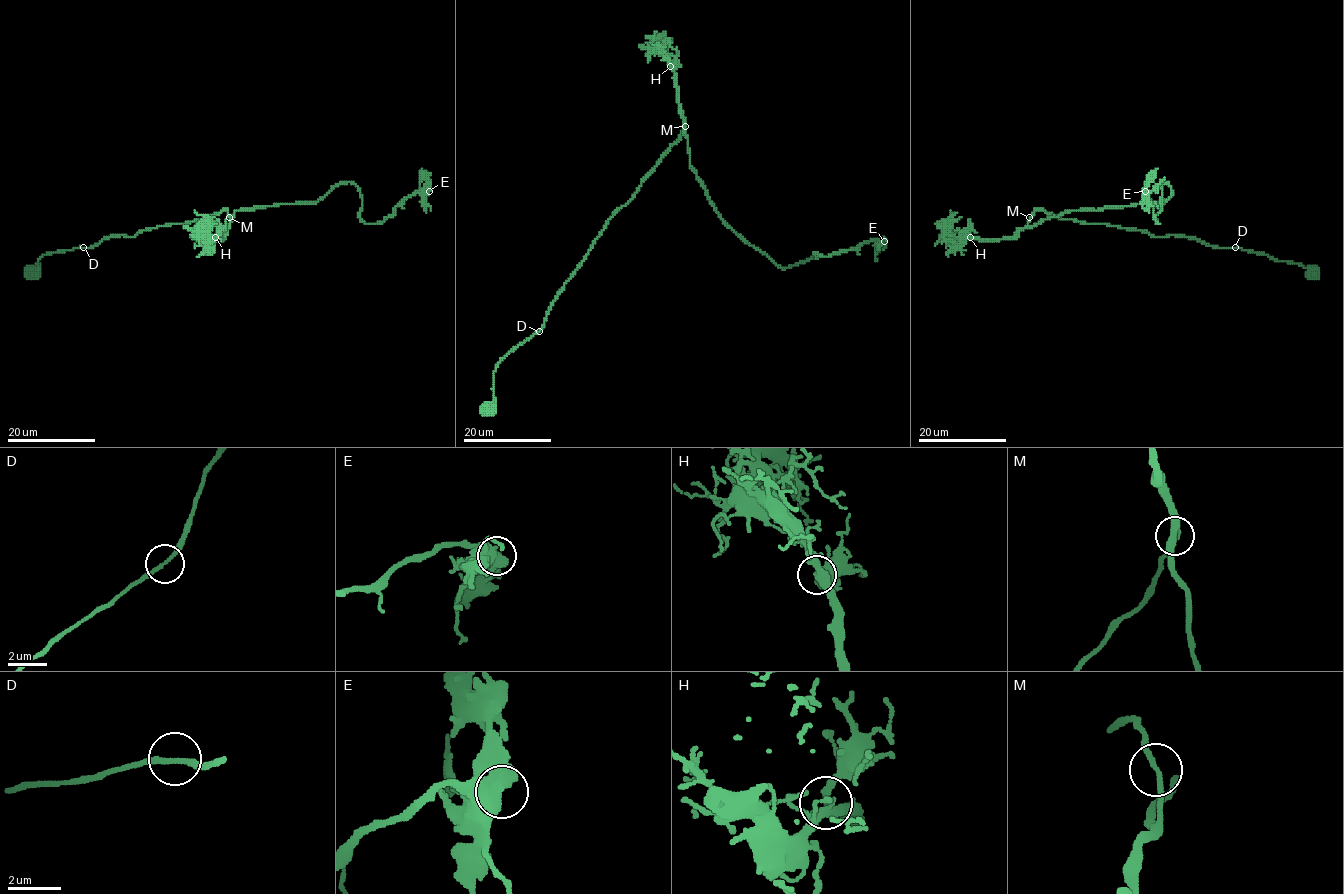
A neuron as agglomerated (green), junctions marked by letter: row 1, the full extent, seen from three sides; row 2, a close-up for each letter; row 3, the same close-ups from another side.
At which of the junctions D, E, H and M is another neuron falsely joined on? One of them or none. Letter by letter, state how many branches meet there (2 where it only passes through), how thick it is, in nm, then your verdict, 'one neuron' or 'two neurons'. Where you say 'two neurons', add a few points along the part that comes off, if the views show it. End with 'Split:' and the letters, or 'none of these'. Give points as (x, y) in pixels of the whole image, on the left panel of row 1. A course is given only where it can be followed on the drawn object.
D: branches 2; calibre 180 nm; one neuron
E: branches 2; calibre 650 nm; one neuron
H: branches 3; calibre 320 nm; one neuron
M: branches 2; calibre 180 nm; one neuron
Split: none of these

